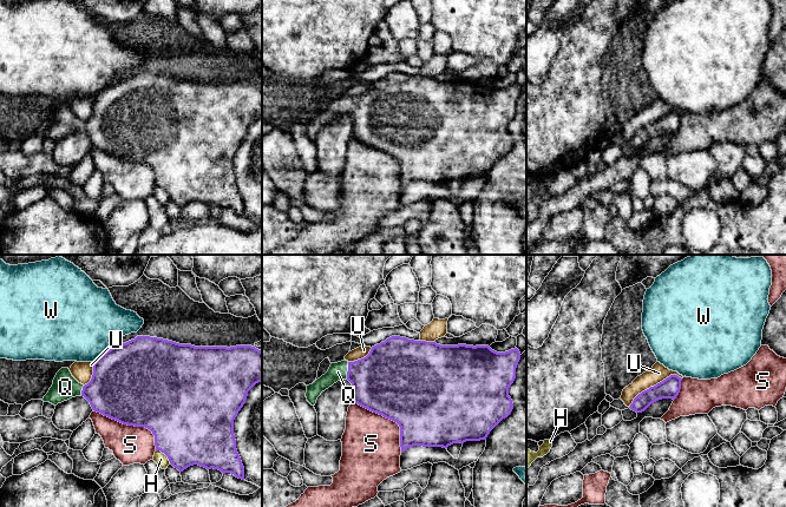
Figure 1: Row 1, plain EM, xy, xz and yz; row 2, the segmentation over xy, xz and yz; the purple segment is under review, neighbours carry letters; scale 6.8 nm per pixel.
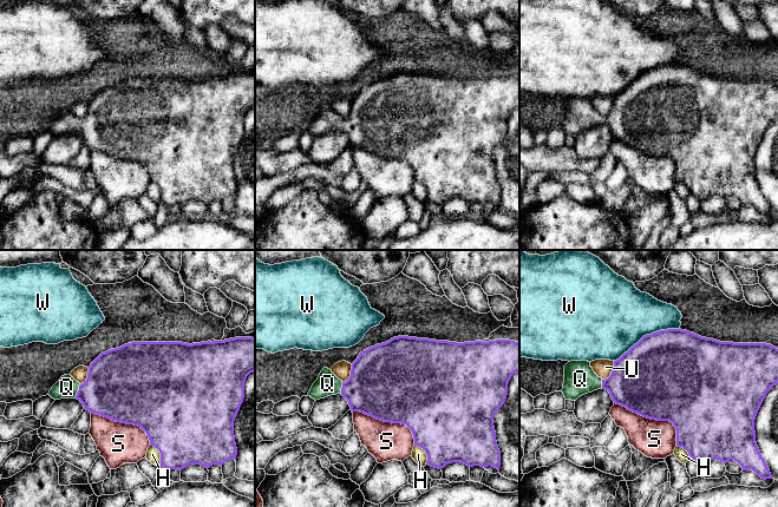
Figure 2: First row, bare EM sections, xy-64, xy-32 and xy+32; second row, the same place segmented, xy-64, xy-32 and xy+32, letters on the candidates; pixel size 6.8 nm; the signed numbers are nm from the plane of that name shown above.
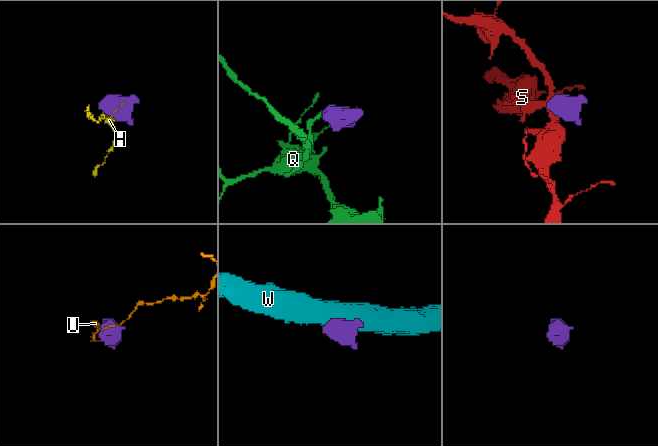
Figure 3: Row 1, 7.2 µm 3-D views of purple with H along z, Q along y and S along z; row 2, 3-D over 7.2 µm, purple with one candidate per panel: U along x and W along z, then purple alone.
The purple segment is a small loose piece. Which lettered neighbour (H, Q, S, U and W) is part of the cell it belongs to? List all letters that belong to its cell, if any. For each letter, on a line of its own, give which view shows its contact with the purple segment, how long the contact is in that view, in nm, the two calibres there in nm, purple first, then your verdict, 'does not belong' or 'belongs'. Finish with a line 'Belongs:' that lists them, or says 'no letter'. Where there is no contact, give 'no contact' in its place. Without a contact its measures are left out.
H: meets purple in xy; contact 140 nm long; 500 nm thick on the purple side, 90 nm on the other; does not belong
Q: meets purple in xz; contact 120 nm long; 420 nm thick on the purple side, 130 nm on the other; belongs
S: meets purple in xy; contact 500 nm long; 500 nm thick on the purple side, 260 nm on the other; does not belong
U: meets purple in yz; contact 420 nm long; 140 nm thick on the purple side, 120 nm on the other; does not belong
W: meets purple in xy; contact 170 nm long; 500 nm thick on the purple side, 500 nm on the other; does not belong
Belongs: Q

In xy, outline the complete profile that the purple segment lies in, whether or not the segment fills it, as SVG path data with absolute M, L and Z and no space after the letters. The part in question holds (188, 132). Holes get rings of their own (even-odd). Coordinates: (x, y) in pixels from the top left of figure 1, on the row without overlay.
M137 72L111 84L93 99L93 111L87 120L79 119L68 104L61 104L44 132L54 141L76 132L84 132L92 145L123 160L145 163L155 171L156 186L164 189L170 199L183 208L198 200L207 205L231 209L244 216L244 203L236 185L234 156L245 139L248 127L262 117L262 87L251 81L195 83L172 77Z

